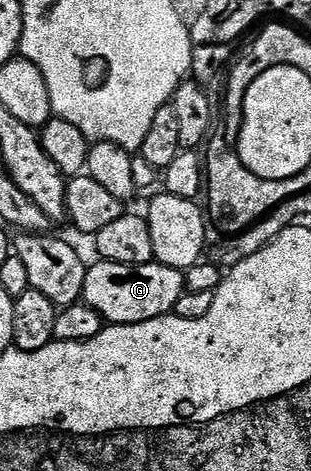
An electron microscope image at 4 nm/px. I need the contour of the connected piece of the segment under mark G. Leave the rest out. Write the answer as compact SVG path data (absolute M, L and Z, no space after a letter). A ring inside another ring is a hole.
M96 260L88 266L82 301L102 315L105 323L113 326L142 324L175 311L178 300L186 293L184 275L185 271L164 266L155 260L141 266Z

